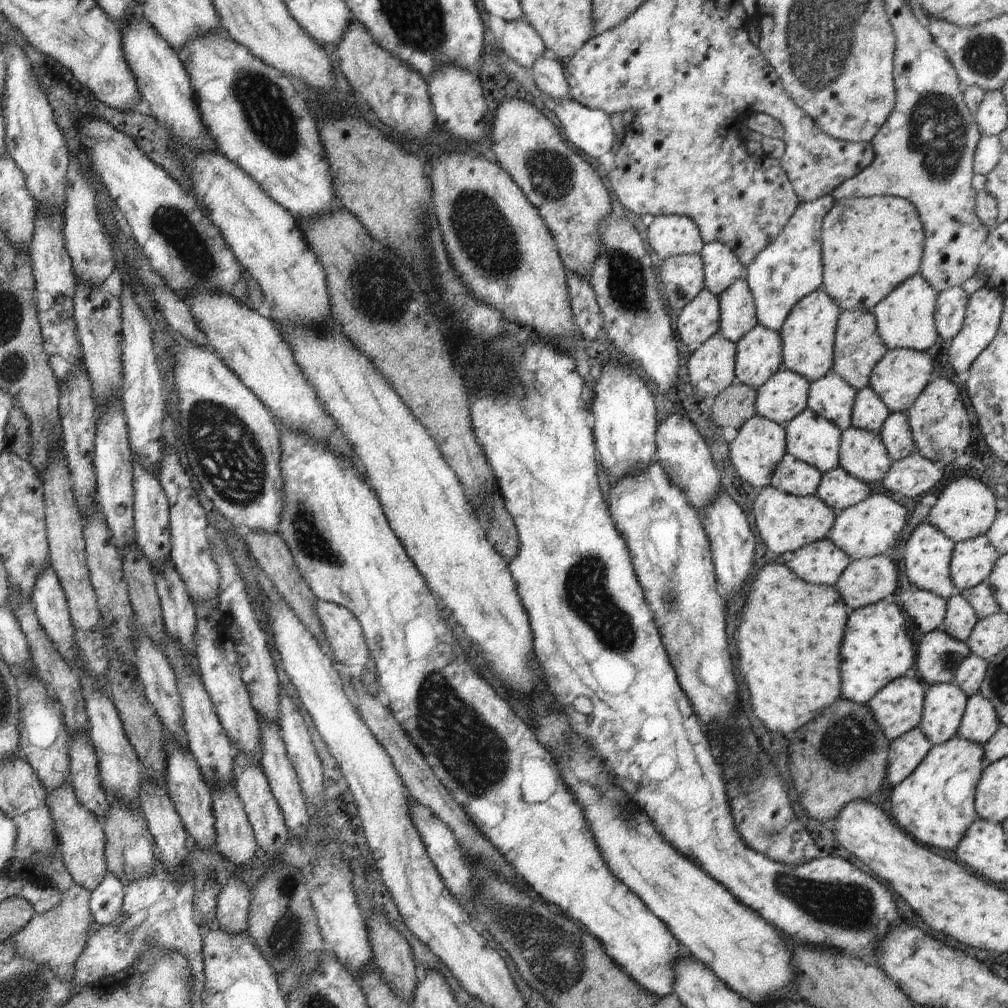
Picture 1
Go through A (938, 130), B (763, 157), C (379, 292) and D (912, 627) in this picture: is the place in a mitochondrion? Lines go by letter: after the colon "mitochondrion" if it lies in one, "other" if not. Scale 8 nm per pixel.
A: mitochondrion
B: other
C: mitochondrion
D: other

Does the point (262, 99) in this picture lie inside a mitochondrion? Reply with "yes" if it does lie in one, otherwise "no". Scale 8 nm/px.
yes

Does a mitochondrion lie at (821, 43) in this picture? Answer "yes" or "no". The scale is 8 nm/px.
yes

